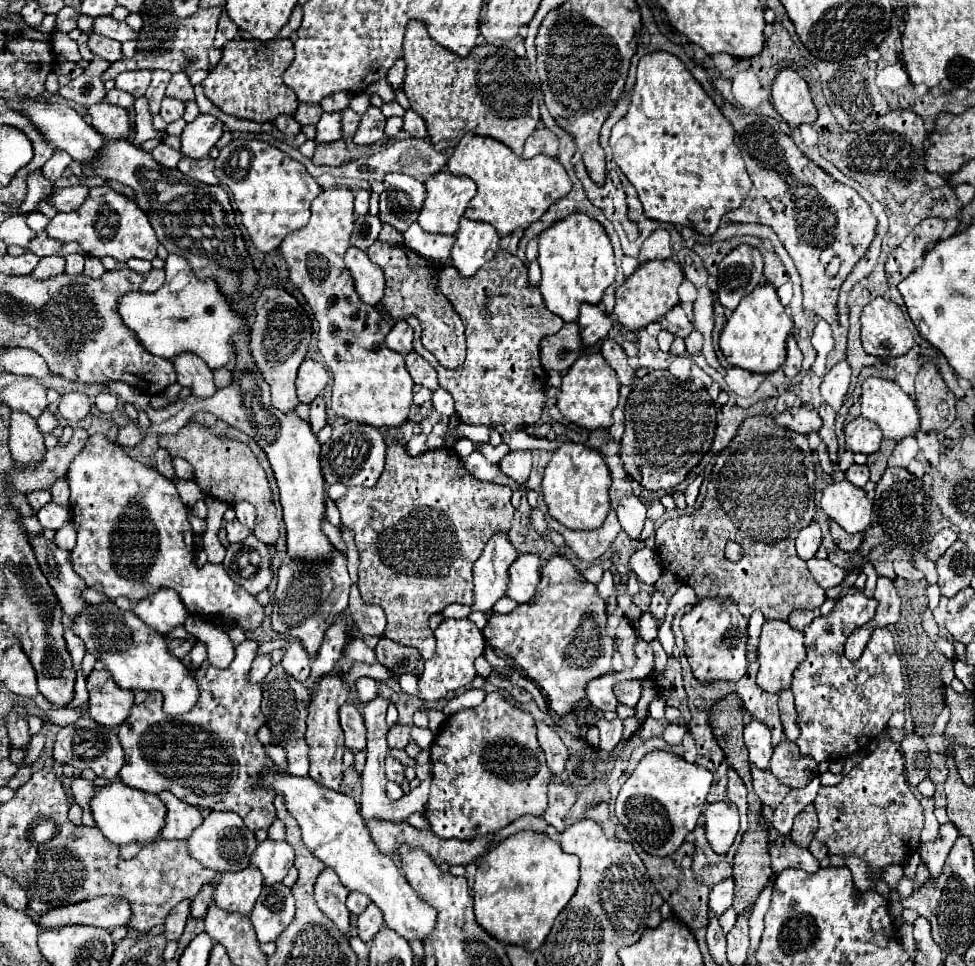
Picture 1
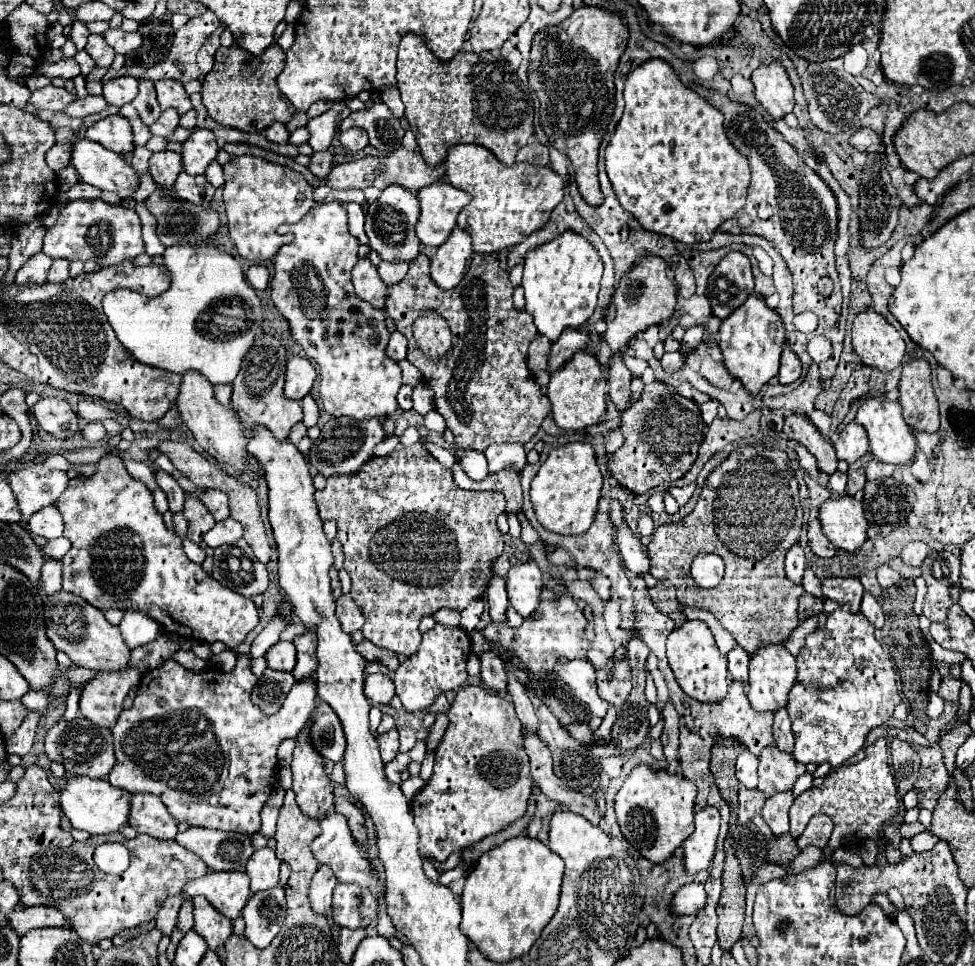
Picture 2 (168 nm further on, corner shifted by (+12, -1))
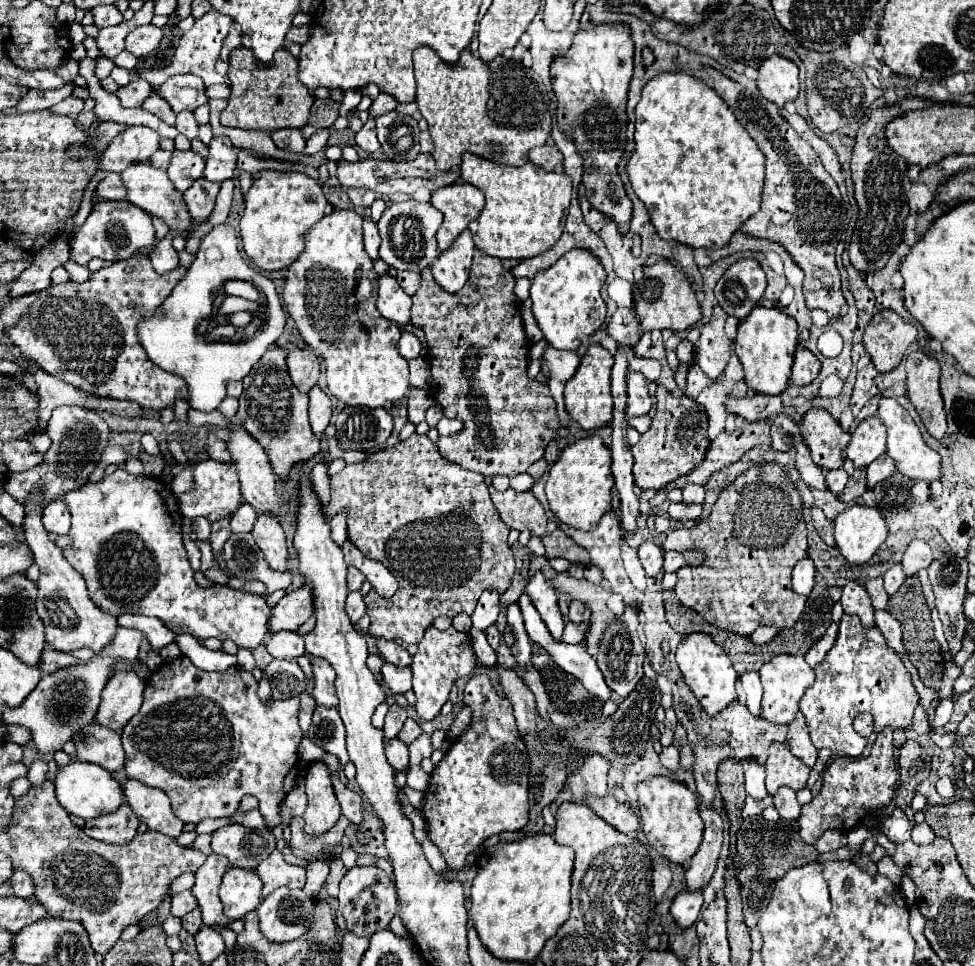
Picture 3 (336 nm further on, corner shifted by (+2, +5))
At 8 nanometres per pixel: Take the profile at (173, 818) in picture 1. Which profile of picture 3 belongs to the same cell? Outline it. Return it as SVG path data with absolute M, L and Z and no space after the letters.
M124 781L124 797L136 817L148 825L148 829L166 833L170 837L178 837L184 829L184 823L174 817L170 799L162 789L154 789L142 785L138 781Z

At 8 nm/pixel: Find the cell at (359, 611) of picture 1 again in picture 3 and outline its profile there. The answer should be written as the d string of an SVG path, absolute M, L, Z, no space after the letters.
M352 591L348 593L348 599L346 599L346 613L350 617L350 621L356 625L360 621L360 617L366 613L366 605L364 605L364 599L362 599L362 593L360 591Z

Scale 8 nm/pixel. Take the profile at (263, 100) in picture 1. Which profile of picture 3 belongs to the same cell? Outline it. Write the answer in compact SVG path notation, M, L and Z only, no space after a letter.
M238 47L230 55L230 69L228 69L230 97L226 109L220 115L222 125L240 129L258 129L270 133L286 127L300 129L302 125L306 125L314 95L298 81L296 69L298 61L292 57L288 49L278 49L278 53L274 53L274 61L262 63L254 57L252 49Z

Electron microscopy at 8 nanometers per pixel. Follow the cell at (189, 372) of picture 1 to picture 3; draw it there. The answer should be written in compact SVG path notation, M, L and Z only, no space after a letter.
M226 397L218 411L222 413L222 417L226 419L226 431L230 433L230 439L226 441L226 447L230 451L230 457L232 461L236 463L236 471L238 471L238 477L240 477L240 485L242 485L242 495L244 499L256 509L256 511L266 511L266 513L272 513L272 515L278 515L278 509L280 509L280 501L276 497L276 475L272 471L272 465L270 465L270 459L266 457L262 445L258 441L254 441L250 437L250 433L246 433L242 429L242 425L236 423L236 413L238 413L238 399L234 397Z

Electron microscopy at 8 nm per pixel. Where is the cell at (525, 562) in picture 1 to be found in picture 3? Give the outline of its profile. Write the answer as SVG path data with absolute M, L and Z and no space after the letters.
M536 571L530 577L530 581L526 585L526 595L530 595L534 607L538 609L538 613L544 619L552 637L556 641L560 641L562 631L564 631L564 621L562 621L562 613L558 609L558 595L542 571Z

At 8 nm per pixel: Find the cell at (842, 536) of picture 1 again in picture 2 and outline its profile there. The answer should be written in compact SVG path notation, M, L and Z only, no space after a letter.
M812 517L808 521L808 541L810 541L810 549L818 557L834 557L838 553L836 547L832 547L832 543L828 543L826 535L820 529L820 519L816 519L816 517Z

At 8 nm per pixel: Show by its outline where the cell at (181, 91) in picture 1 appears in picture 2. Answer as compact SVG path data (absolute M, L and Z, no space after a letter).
M166 79L166 81L156 81L156 95L158 95L158 103L162 107L162 111L166 109L176 109L180 115L184 115L186 111L192 109L190 97L184 91L184 85L176 79Z

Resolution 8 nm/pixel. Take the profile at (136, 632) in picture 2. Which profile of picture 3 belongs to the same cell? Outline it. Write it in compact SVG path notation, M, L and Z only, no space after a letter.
M118 627L118 633L112 641L110 647L106 647L100 655L94 655L88 663L78 663L70 669L60 669L56 673L44 675L38 683L38 687L34 689L34 693L30 693L30 697L26 697L26 701L18 707L6 707L4 711L4 719L8 725L22 725L26 729L32 731L32 741L36 743L36 747L46 753L46 751L58 751L66 741L72 739L72 735L76 731L80 731L84 725L88 725L100 705L100 693L106 685L106 679L112 675L112 665L118 659L136 659L138 651L140 651L140 643L146 639L144 633L140 633L138 629L126 629L126 627Z

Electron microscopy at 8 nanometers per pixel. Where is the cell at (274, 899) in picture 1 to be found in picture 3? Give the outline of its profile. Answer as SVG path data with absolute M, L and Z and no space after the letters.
M280 887L274 893L270 893L270 897L264 897L256 909L260 919L260 933L274 943L294 941L302 933L306 933L306 921L312 915L312 909L314 909L314 901L302 889L292 891L288 887Z

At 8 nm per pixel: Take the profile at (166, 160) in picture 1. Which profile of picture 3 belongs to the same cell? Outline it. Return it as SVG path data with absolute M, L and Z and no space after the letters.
M172 151L170 167L168 167L168 177L174 183L178 191L186 191L194 179L202 177L204 171L204 159L194 153L194 151Z

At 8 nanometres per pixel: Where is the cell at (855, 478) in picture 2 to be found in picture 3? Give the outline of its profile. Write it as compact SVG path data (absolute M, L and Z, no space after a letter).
M866 467L856 469L856 471L852 473L852 477L848 479L848 485L844 487L844 491L842 491L838 497L840 497L842 501L850 503L850 501L862 497L864 491L866 491Z

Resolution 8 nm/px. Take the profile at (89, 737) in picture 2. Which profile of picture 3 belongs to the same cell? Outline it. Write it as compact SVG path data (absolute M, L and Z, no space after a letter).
M92 721L90 725L86 725L86 729L82 729L82 733L78 733L78 737L72 737L72 743L76 745L76 759L78 761L86 761L86 763L96 763L100 767L104 767L110 773L120 773L124 767L124 749L122 749L122 741L120 741L120 733L108 727L102 727L98 721Z

